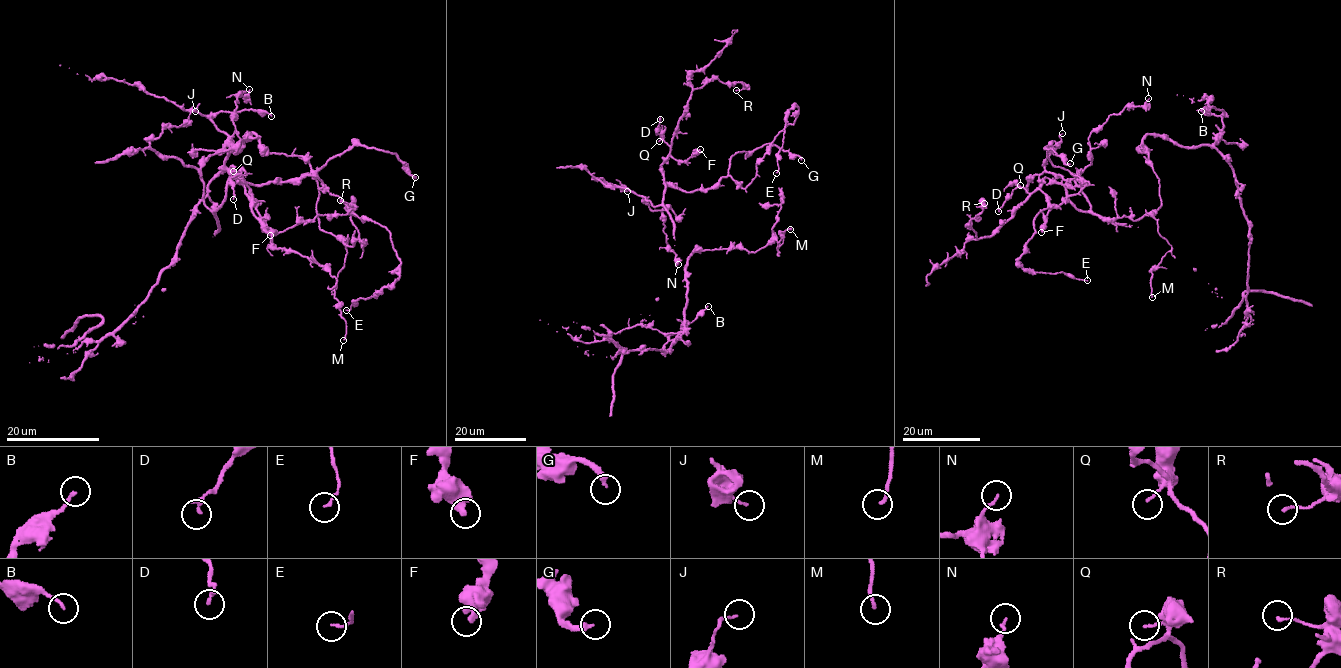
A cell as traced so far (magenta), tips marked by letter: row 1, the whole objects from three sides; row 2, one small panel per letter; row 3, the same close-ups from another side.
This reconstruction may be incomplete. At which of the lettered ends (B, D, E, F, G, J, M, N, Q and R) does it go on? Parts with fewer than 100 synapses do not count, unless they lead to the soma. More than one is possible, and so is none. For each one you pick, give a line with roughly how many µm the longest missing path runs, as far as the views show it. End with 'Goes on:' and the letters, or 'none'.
G: about 40 µm are missing
Goes on: G

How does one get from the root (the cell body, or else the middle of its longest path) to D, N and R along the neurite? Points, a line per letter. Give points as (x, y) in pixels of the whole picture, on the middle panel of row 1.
D: (748, 253), (768, 243), (780, 205), (729, 176), (673, 188), (660, 119)
N: (748, 253), (780, 205), (729, 176), (665, 183), (660, 205), (643, 198), (670, 207), (678, 264)
R: (748, 253), (780, 205), (729, 176), (683, 192), (661, 167), (691, 93), (716, 79), (736, 90)

